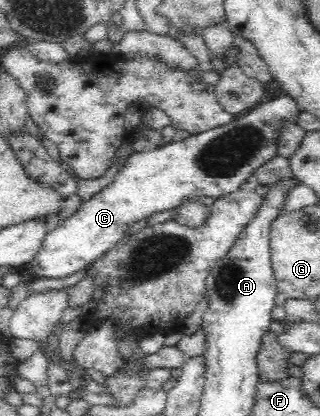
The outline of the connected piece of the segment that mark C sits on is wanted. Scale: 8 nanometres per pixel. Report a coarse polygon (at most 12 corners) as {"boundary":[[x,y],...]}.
{"boundary":[[294,99],[128,156],[48,229],[32,278],[88,267],[182,197],[236,191],[277,155]]}

